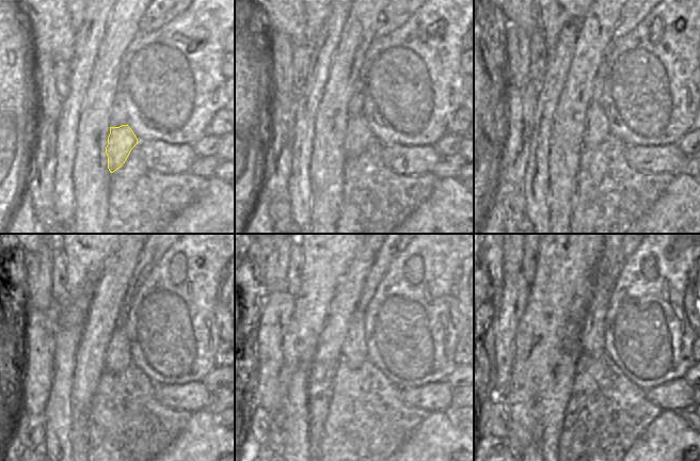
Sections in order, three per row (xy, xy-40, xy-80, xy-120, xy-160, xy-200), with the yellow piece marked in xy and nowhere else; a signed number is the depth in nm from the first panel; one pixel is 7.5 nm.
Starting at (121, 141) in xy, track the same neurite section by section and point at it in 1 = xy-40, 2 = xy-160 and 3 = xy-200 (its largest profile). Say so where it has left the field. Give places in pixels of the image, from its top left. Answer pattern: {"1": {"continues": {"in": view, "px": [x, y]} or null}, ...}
{"1": {"continues": {"in": "xy-40", "px": [359, 134]}}, "2": {"continues": {"in": "xy-160", "px": [354, 352]}}, "3": {"continues": {"in": "xy-200", "px": [611, 259]}}}

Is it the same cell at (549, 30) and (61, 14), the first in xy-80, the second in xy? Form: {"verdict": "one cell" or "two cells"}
{"verdict": "two cells"}

